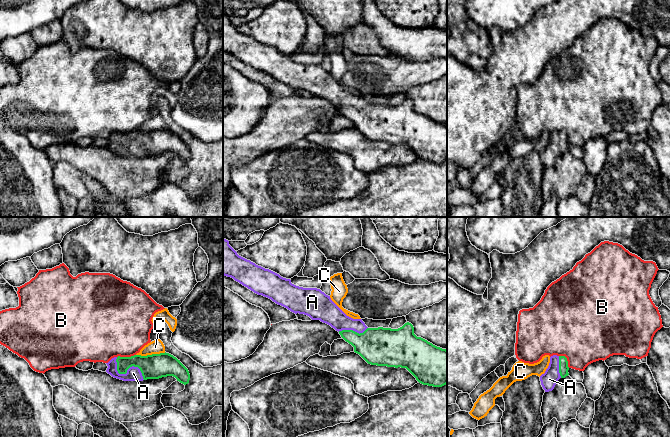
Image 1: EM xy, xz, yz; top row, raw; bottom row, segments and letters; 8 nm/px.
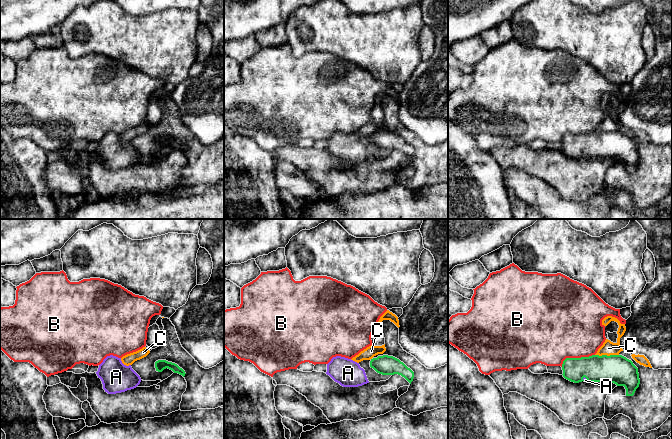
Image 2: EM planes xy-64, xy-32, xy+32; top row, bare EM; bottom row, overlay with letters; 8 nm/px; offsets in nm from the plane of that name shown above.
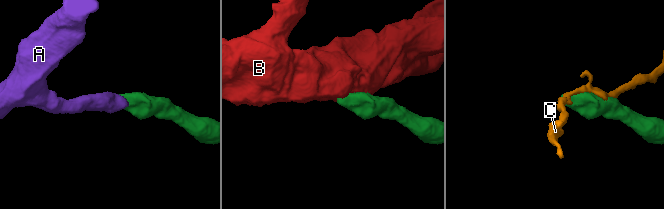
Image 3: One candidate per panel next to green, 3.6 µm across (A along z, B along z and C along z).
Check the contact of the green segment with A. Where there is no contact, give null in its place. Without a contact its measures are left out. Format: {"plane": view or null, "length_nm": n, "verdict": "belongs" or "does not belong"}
{"plane": "xy", "length_nm": 300, "verdict": "belongs"}

